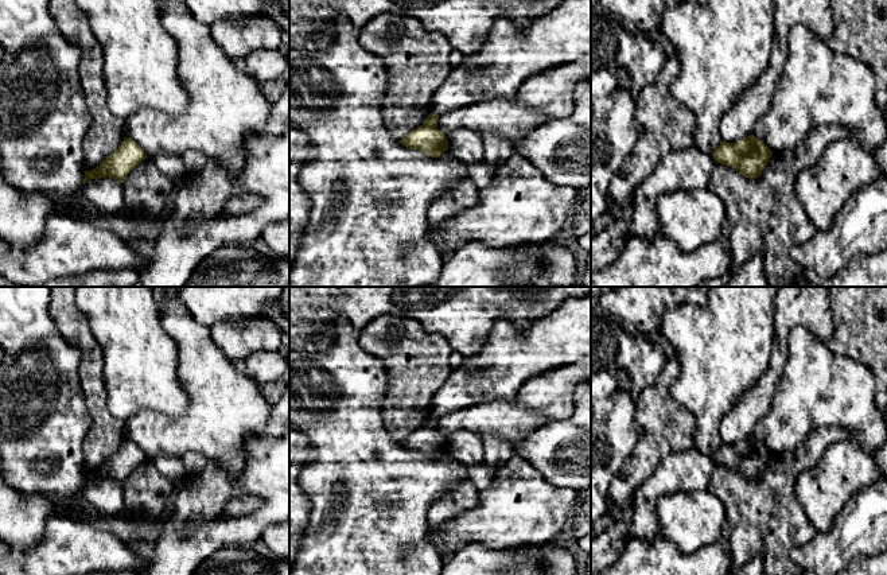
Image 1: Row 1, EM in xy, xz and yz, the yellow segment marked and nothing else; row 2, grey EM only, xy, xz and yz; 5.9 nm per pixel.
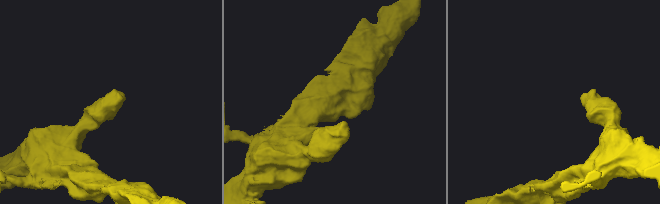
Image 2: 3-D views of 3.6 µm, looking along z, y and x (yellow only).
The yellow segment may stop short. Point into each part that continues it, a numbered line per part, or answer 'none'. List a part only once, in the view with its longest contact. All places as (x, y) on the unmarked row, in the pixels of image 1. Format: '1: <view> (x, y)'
none

